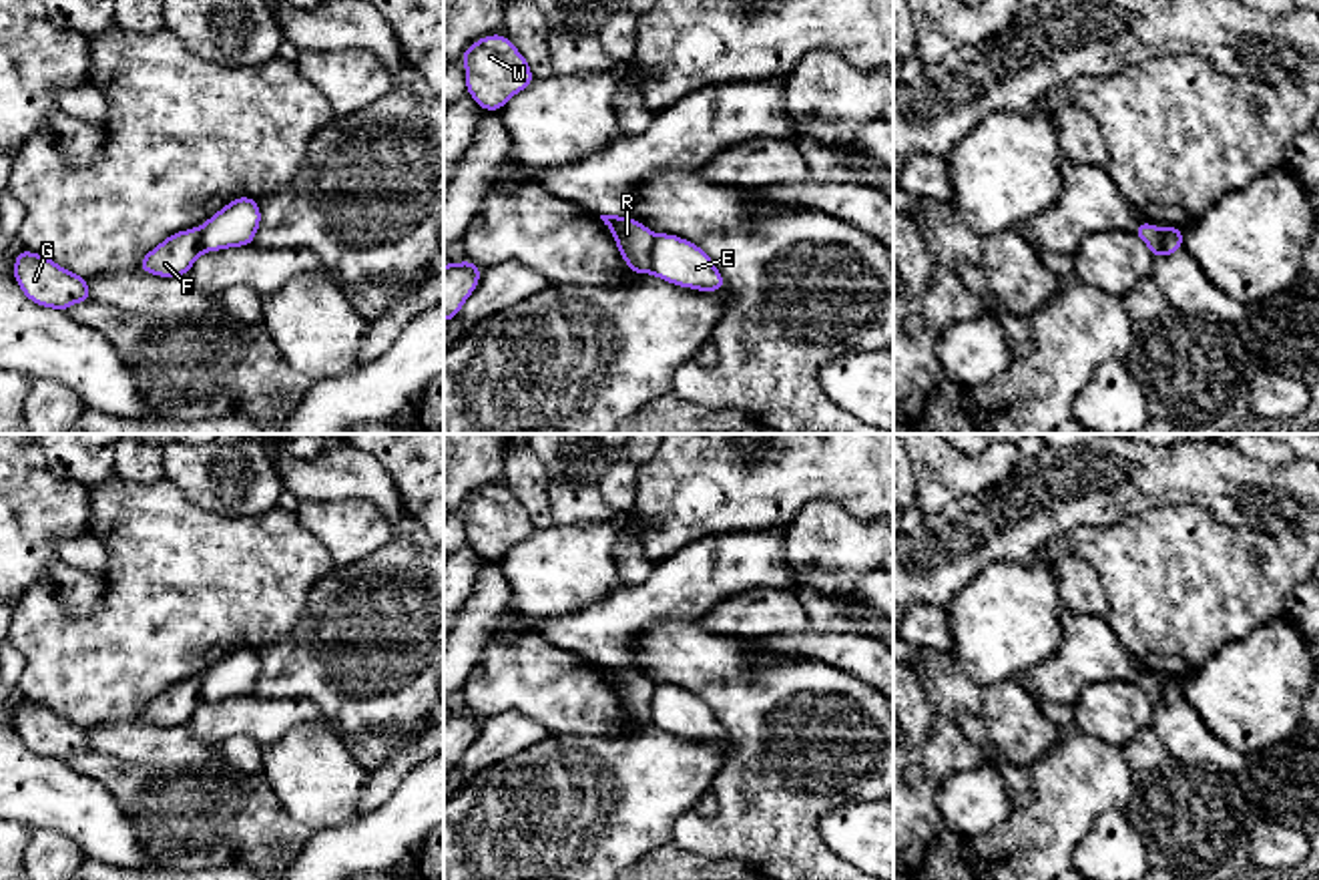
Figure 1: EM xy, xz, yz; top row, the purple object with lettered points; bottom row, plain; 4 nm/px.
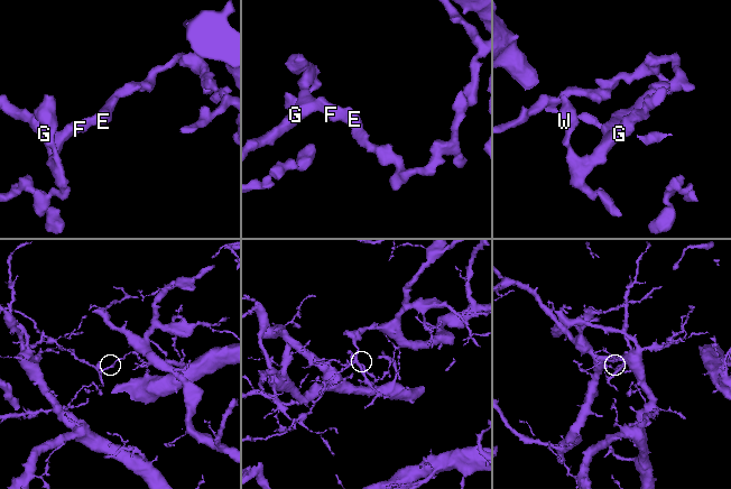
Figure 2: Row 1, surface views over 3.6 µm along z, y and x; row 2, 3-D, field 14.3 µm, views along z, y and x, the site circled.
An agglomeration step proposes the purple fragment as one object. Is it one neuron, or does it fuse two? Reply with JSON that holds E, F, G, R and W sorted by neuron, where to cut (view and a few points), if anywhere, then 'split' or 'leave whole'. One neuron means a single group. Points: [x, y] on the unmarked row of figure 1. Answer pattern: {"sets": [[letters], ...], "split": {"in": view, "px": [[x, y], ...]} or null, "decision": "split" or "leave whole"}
{"sets": [["E"], ["F", "G", "R", "W"]], "split": {"in": "xz", "px": [[655, 686], [649, 722]]}, "decision": "split"}

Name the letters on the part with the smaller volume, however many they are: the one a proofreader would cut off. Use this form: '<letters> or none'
F, G, R, W

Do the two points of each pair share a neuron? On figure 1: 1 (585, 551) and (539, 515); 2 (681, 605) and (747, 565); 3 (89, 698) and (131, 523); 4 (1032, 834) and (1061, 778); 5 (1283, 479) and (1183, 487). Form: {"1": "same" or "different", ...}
{"1": "different", "2": "same", "3": "same", "4": "same", "5": "same"}

